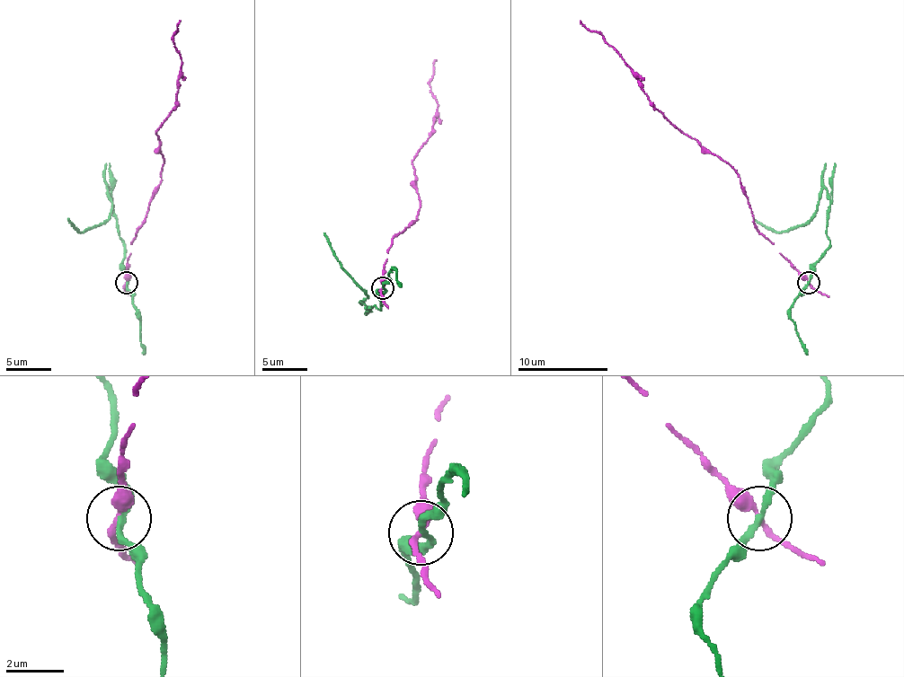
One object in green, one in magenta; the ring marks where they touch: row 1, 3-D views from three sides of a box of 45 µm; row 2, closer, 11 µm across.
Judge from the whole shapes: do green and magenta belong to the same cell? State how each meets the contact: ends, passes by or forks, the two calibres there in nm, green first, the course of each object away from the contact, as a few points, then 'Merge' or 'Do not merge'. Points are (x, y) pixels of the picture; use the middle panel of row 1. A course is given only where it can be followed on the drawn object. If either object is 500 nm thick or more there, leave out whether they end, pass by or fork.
At the ring green passes by. At the ring magenta passes by. Thickness 190 nm (green) against 240 nm. Course of green: (383, 288), (385, 291), (378, 295), (378, 309), (367, 306), (365, 300), (367, 293), (338, 259), (324, 232). Course of magenta: (383, 288), (392, 239), (417, 219), (412, 160), (437, 110), (430, 79), (437, 59). Do not merge

